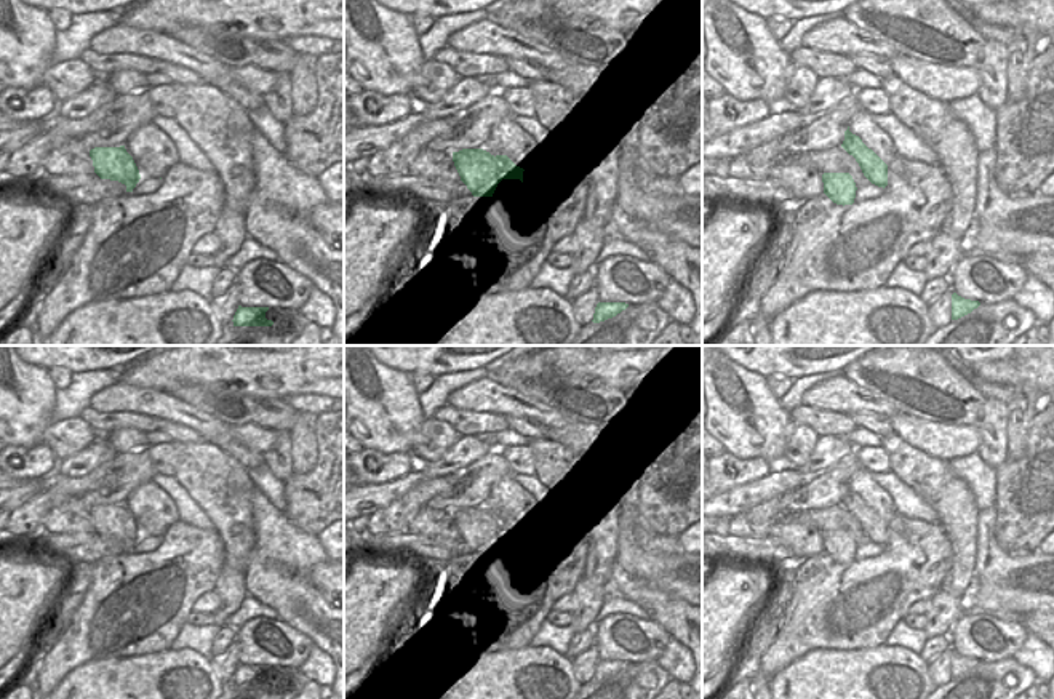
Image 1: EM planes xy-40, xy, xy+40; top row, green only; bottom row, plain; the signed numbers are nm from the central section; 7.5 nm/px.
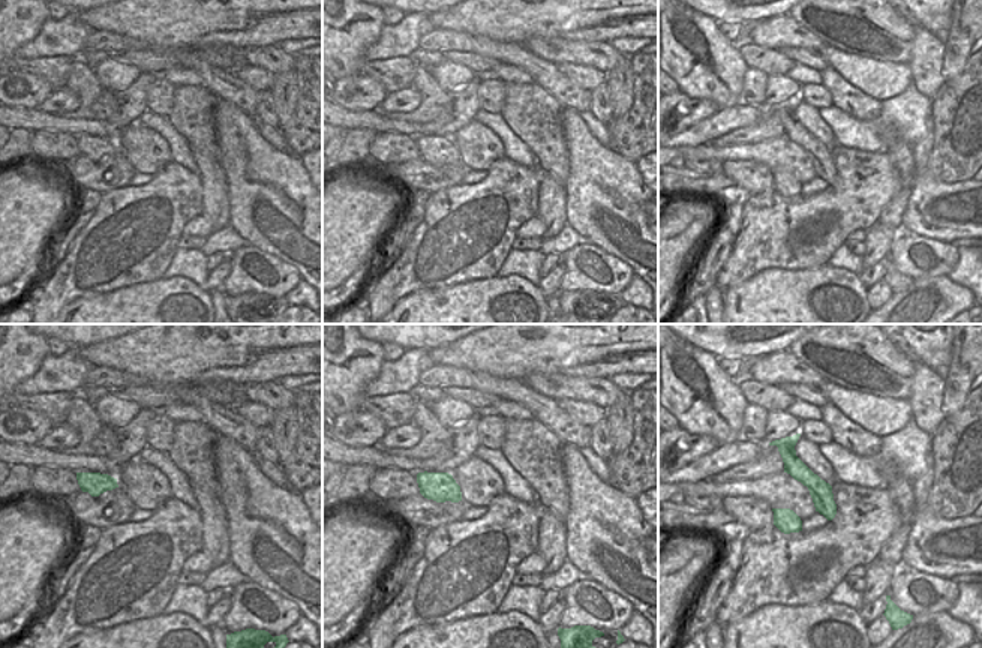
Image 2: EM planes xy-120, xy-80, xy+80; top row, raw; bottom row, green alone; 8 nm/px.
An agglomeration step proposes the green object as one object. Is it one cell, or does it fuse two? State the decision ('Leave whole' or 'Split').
Split

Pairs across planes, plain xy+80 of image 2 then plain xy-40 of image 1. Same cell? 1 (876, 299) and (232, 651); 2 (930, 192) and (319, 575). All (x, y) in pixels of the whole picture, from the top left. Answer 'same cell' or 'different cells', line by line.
1: same cell
2: same cell

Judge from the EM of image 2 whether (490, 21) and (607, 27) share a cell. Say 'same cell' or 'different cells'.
same cell

